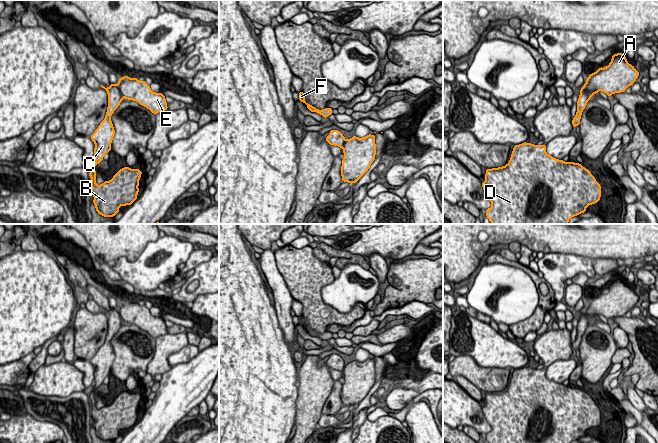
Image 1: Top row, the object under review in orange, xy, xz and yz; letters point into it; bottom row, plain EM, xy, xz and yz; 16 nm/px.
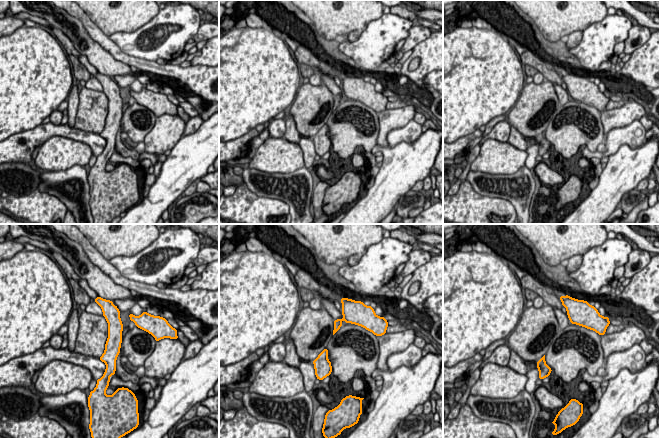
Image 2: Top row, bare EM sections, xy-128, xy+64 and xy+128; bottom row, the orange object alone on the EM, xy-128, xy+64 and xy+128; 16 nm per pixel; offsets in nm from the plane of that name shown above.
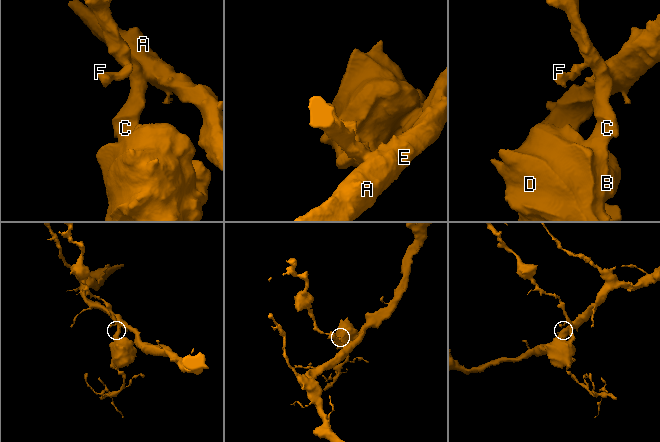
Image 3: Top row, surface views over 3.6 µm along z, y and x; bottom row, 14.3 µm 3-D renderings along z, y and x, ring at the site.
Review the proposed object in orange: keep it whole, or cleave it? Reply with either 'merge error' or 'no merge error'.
merge error

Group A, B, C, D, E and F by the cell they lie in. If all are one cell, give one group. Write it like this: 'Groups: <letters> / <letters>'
Groups: A E / B C D F

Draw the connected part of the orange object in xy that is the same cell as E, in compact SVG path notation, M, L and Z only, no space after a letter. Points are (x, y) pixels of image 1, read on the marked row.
M124 76L119 79L118 87L123 98L138 102L155 115L168 109L165 96L162 93L153 92L145 81Z

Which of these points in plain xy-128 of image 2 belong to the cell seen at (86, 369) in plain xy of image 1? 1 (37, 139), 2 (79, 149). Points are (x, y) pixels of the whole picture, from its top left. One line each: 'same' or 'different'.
1: same
2: different

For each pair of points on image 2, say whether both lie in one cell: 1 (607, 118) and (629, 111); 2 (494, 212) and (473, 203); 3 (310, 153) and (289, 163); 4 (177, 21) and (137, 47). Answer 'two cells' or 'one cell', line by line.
1: one cell
2: one cell
3: two cells
4: one cell

